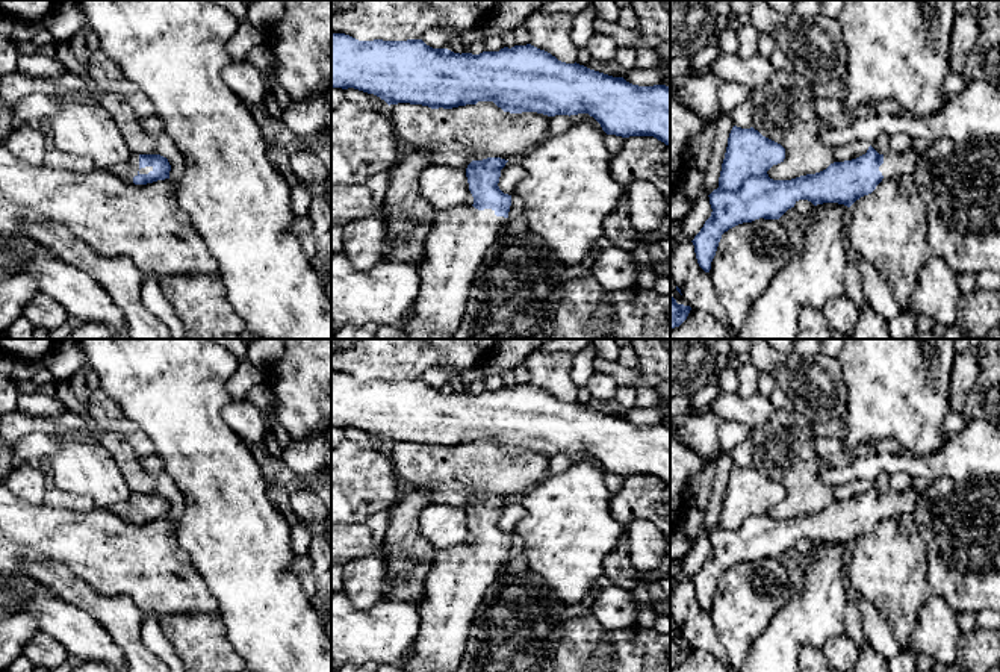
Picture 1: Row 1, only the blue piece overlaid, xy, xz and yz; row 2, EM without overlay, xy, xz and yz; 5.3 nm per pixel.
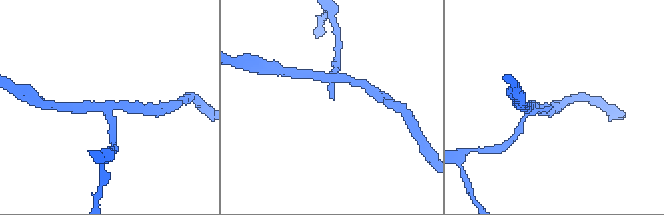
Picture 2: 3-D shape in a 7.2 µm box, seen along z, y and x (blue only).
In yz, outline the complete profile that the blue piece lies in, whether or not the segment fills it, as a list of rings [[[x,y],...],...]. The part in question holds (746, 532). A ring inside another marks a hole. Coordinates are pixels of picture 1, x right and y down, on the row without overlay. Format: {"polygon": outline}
{"polygon": [[[734,465],[722,502],[719,527],[710,536],[711,555],[691,580],[699,605],[710,611],[722,574],[755,558],[779,558],[799,539],[814,545],[838,542],[850,546],[871,533],[884,516],[899,519],[912,515],[920,492],[890,490],[879,493],[871,484],[867,492],[826,509],[791,519],[773,519],[767,510],[785,498],[785,487],[753,466]]]}

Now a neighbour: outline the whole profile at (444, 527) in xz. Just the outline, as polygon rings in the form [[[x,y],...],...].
[[[446,504],[425,506],[418,515],[418,533],[439,555],[474,543],[466,510]]]

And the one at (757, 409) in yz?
[[[720,394],[710,406],[725,421],[737,421],[749,427],[767,422],[776,409],[767,395],[755,394],[743,398],[738,394]]]

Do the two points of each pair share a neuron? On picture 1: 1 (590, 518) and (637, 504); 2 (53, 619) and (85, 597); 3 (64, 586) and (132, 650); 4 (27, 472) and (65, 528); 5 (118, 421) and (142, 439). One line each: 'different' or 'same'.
1: different
2: different
3: same
4: different
5: different

